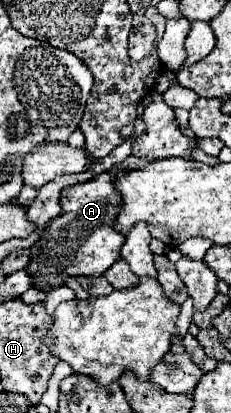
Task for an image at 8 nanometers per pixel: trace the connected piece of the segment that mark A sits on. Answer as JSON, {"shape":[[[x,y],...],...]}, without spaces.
{"shape":[[[117,169],[105,171],[87,183],[79,183],[61,191],[61,215],[49,221],[41,239],[31,247],[27,273],[31,275],[31,285],[35,289],[47,293],[65,285],[67,277],[103,275],[119,259],[119,249],[125,237],[113,229],[113,221],[121,205],[121,197],[113,187],[117,173]]]}

